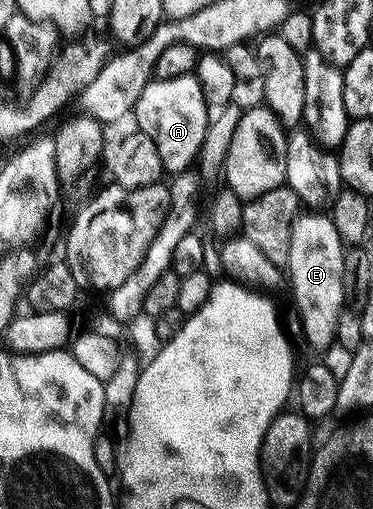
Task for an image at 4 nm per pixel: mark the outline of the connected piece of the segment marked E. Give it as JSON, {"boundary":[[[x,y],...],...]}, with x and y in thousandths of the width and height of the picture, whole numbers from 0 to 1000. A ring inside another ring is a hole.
{"boundary":[[[815,417],[794,430],[783,448],[777,511],[767,538],[783,544],[783,585],[804,615],[804,637],[815,644],[815,664],[858,692],[893,686],[906,652],[906,621],[928,605],[922,599],[922,560],[917,527],[928,485],[895,456],[887,426],[858,417]]]}

